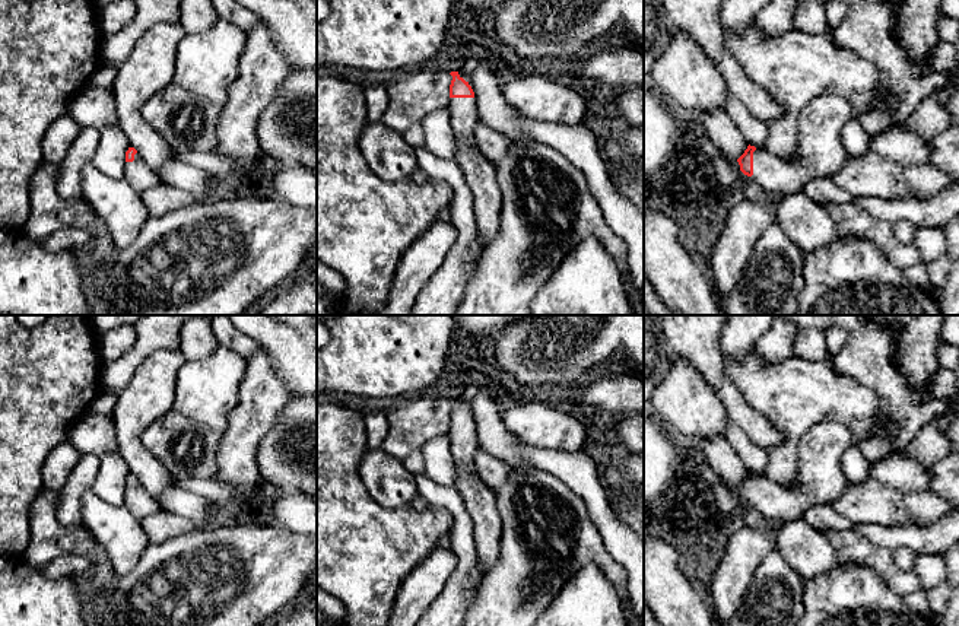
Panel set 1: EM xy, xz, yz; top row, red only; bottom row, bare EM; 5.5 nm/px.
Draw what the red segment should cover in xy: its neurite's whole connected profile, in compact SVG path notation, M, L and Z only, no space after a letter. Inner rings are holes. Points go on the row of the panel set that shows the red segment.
M128 147L126 152L124 179L137 193L161 184L158 175L146 165L134 147Z

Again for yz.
M819 95L797 118L797 155L790 161L774 156L766 147L747 146L737 159L740 171L765 191L801 193L816 178L831 178L854 159L842 146L841 131L852 118L850 104L836 95Z

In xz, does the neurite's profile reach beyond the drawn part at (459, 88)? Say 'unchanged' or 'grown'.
grown

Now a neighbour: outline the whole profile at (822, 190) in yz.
M816 178L809 181L804 185L803 193L820 206L825 203L841 204L841 206L855 204L854 196L839 188L829 178Z

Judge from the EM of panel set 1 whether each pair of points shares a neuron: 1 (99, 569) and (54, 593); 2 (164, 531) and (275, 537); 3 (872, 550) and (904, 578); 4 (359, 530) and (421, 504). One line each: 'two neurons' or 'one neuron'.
1: two neurons
2: two neurons
3: one neuron
4: two neurons

